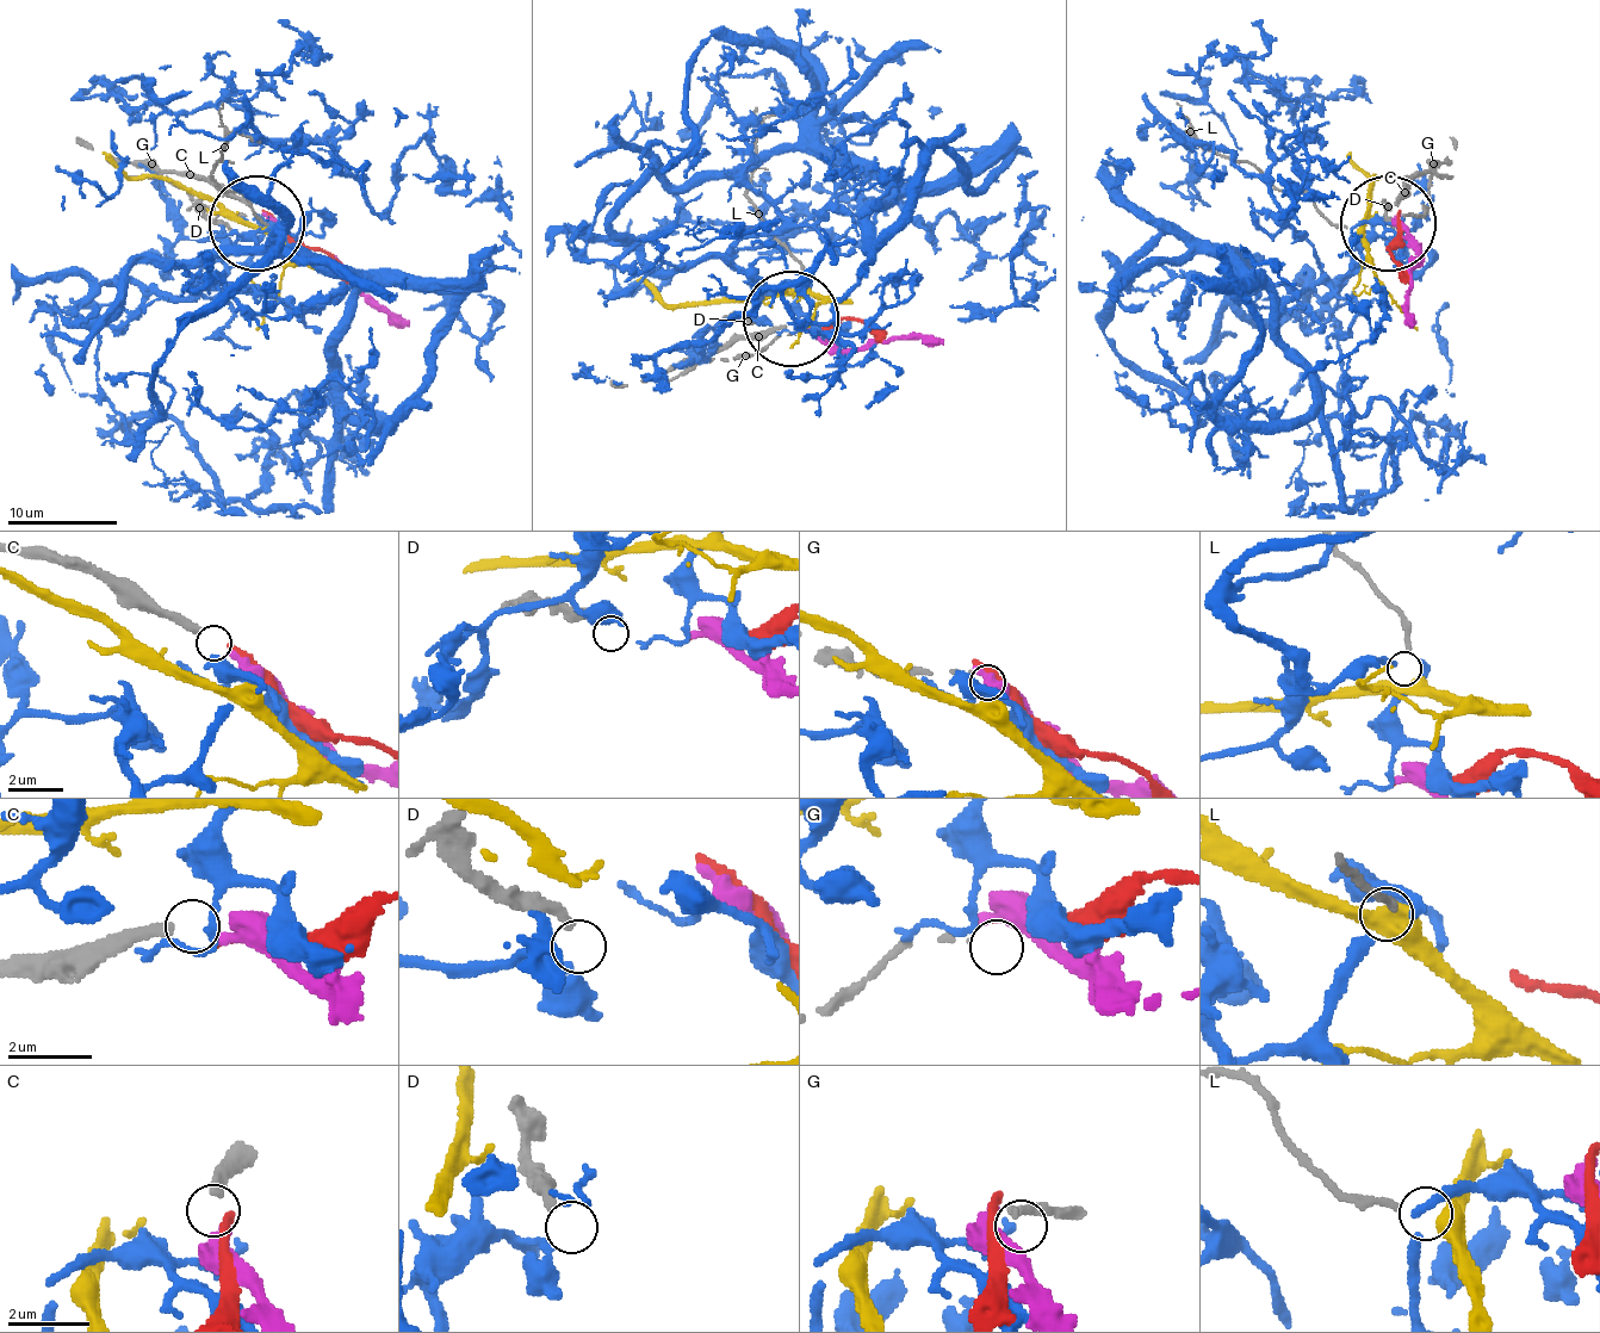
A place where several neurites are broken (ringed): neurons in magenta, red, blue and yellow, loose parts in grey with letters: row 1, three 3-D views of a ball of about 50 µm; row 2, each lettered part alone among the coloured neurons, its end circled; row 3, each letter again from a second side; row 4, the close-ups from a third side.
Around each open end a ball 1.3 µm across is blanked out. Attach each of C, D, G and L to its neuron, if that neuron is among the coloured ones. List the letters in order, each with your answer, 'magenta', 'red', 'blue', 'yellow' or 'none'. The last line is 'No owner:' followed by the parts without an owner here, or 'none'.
C: magenta
D: none
G: none
L: yellow
No owner: D, G

